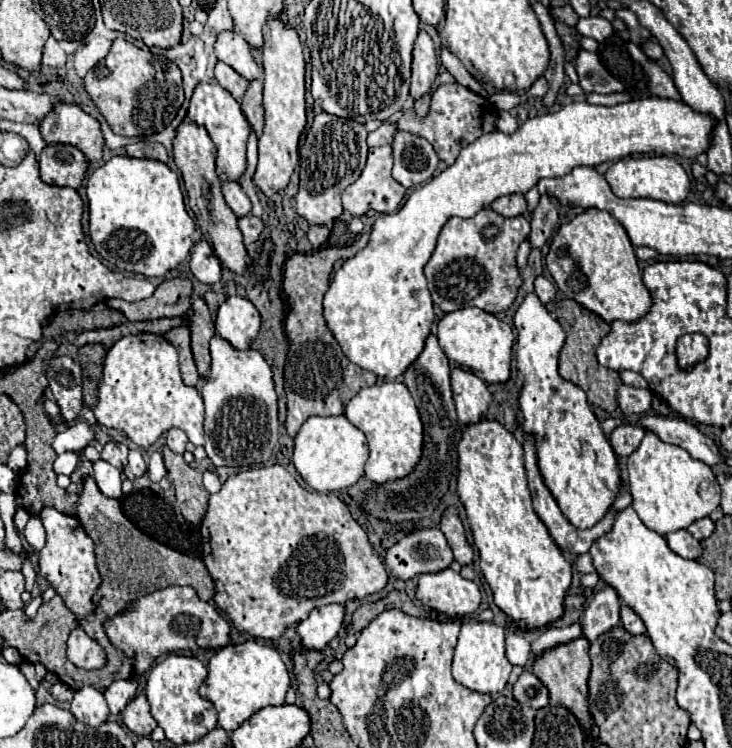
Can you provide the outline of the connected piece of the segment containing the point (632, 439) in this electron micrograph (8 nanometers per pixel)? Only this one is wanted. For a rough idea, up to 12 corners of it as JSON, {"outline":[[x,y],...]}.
{"outline":[[620,424],[610,444],[620,458],[630,456],[642,442],[644,430]]}

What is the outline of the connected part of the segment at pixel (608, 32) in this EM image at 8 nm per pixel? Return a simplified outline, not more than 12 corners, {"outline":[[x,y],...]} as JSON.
{"outline":[[602,16],[580,20],[576,30],[600,44],[614,34]]}

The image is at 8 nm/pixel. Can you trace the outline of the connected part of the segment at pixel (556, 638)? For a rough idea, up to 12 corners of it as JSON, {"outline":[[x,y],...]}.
{"outline":[[580,624],[546,628],[532,642],[532,656],[576,640]]}

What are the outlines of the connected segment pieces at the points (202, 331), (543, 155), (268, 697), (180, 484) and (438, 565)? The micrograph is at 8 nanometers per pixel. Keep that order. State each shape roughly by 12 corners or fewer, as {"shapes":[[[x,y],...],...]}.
{"shapes":[[[202,298],[194,300],[190,324],[198,374],[210,372],[214,320]],[[572,102],[480,136],[378,216],[324,296],[342,352],[396,380],[450,216],[630,154],[696,158],[710,116]],[[258,642],[220,648],[200,696],[234,732],[284,704],[288,670]],[[164,448],[168,480],[182,516],[200,526],[210,494],[202,472]],[[440,528],[414,530],[386,550],[400,580],[442,572],[452,548]]]}

